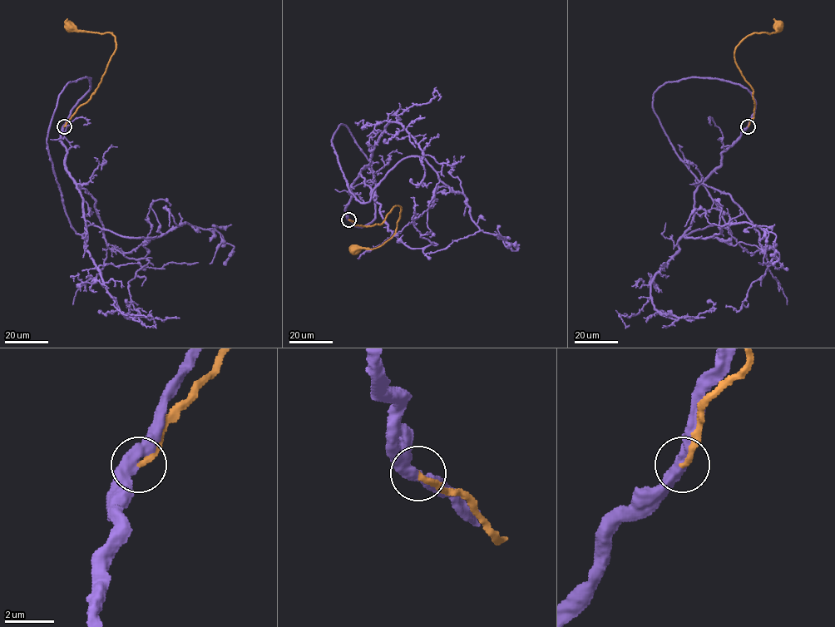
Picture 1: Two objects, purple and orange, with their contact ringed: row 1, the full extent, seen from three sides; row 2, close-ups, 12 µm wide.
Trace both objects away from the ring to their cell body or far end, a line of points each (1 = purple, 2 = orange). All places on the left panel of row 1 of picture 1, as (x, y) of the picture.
1: (64, 126), (65, 170), (96, 201), (108, 244), (128, 253), (185, 222), (215, 229), (234, 247), (224, 264)
2: (64, 126), (81, 106), (90, 98), (116, 46), (111, 32), (71, 31), (69, 27)

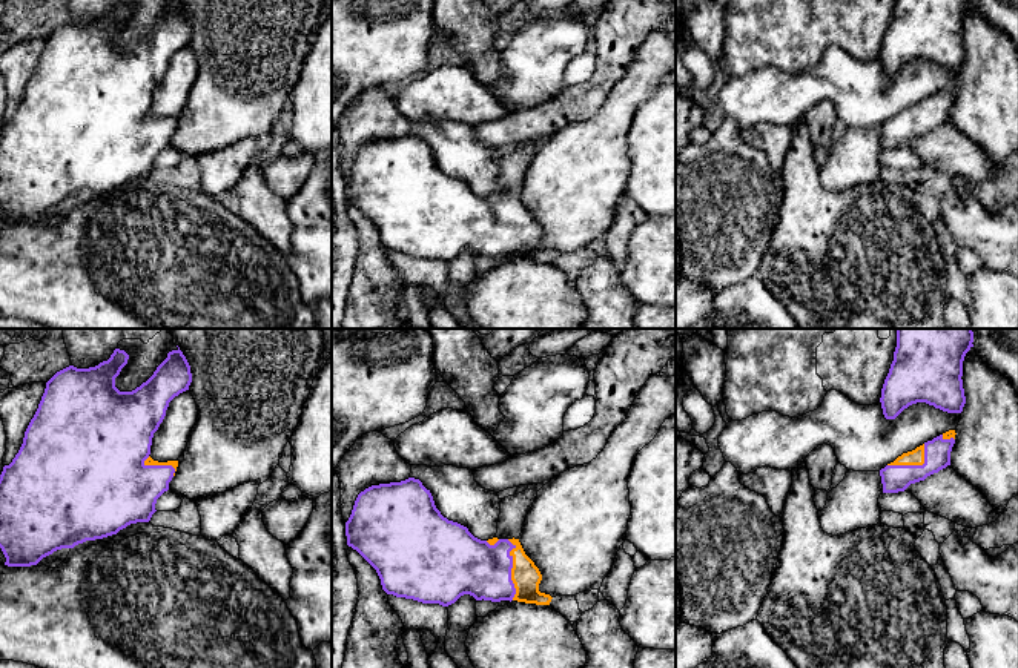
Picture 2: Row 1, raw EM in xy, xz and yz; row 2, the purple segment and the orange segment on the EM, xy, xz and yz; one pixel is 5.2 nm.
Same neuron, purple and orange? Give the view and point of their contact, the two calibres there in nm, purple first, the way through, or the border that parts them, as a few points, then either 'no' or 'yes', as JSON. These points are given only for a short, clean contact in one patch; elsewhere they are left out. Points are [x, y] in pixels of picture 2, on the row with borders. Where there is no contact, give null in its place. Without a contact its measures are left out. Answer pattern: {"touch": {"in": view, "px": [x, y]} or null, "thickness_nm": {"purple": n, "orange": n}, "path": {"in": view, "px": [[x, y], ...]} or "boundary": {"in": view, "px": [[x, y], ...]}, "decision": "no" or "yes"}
{"touch": {"in": "xz", "px": [510, 570]}, "thickness_nm": {"purple": 300, "orange": 150}, "decision": "yes"}

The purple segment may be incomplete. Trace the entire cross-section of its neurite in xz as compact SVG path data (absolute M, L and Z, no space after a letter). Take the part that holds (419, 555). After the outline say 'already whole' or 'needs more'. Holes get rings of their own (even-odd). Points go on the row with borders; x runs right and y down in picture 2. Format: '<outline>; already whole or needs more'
M415 478L361 491L345 522L345 536L347 545L376 570L382 590L396 597L442 607L454 604L464 594L476 600L536 605L550 605L553 599L539 591L542 574L519 539L474 537L467 527L444 518L430 490Z; needs more

